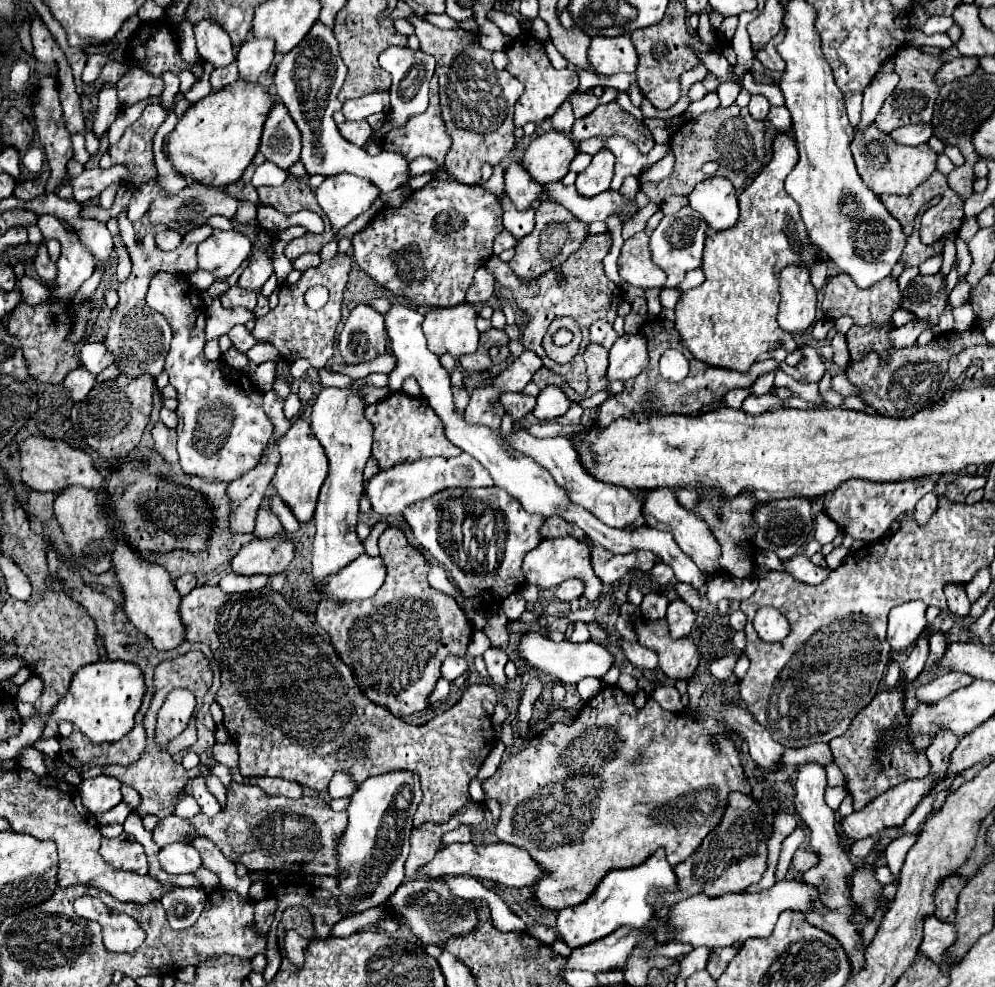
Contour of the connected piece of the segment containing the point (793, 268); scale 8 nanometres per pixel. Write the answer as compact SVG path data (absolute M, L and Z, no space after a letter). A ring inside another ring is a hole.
M791 264L779 276L779 326L789 334L801 334L815 322L815 288L805 264Z

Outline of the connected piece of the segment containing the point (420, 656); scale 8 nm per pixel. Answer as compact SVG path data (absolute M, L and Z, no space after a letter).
M387 528L379 536L379 548L381 548L381 560L385 562L387 568L387 576L379 592L373 598L359 602L345 602L345 604L323 602L317 606L315 618L319 626L331 636L331 644L337 650L337 654L343 658L343 662L351 666L355 682L361 686L365 696L371 698L371 702L389 708L395 716L405 718L429 708L429 696L433 694L435 682L441 676L439 668L443 660L449 654L465 656L473 628L453 596L437 592L435 588L429 586L425 558L415 546L407 542L401 530Z

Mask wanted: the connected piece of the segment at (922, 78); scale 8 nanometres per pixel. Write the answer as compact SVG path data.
M901 48L895 56L895 72L899 74L899 84L897 88L891 92L891 96L883 102L883 108L879 110L877 114L877 120L875 120L875 126L881 130L881 132L891 132L899 126L905 126L905 124L925 124L931 120L933 116L933 104L939 96L939 88L935 82L933 82L933 76L935 72L939 70L939 66L945 62L943 58L939 56L933 56L933 54L923 54L919 52L917 48Z

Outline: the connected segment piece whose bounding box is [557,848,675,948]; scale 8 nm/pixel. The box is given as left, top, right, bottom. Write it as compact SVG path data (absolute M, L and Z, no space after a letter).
M659 848L643 864L627 870L611 870L603 876L603 882L595 886L591 896L577 906L557 912L557 930L569 948L585 946L593 940L605 938L621 926L643 928L653 920L653 906L649 904L651 890L671 890L675 888L675 872L667 862L665 848Z

